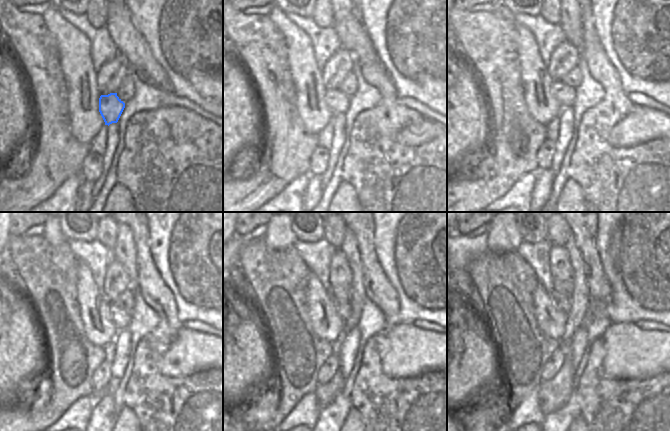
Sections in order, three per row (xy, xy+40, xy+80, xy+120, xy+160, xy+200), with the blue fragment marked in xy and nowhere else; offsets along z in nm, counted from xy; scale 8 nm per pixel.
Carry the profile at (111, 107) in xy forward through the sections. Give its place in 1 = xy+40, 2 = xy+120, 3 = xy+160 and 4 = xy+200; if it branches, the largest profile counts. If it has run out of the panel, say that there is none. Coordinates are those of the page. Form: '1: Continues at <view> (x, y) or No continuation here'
1: Continues at xy+40 (336, 100)
2: Continues at xy+120 (120, 318)
3: Continues at xy+160 (343, 308)
4: Continues at xy+200 (562, 302).

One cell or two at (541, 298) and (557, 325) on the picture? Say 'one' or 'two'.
one

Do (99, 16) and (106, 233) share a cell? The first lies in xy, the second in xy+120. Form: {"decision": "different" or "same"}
{"decision": "same"}

